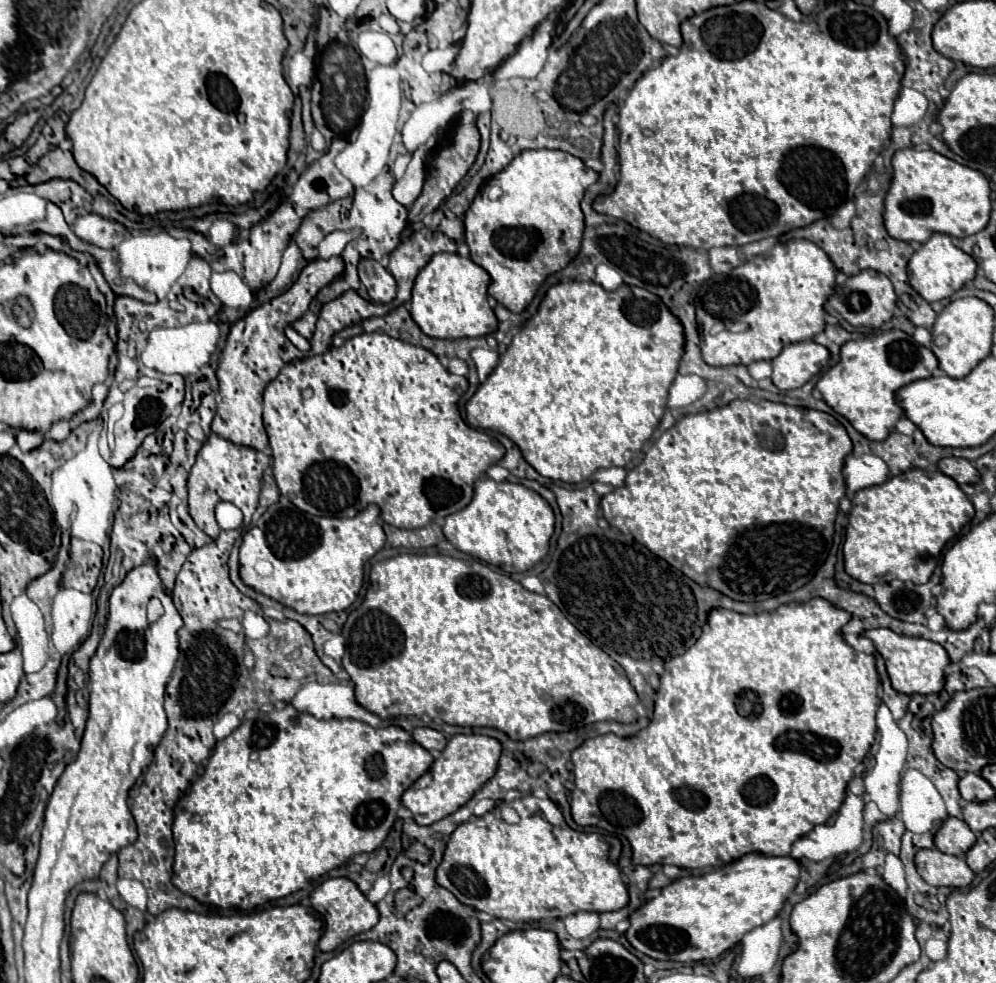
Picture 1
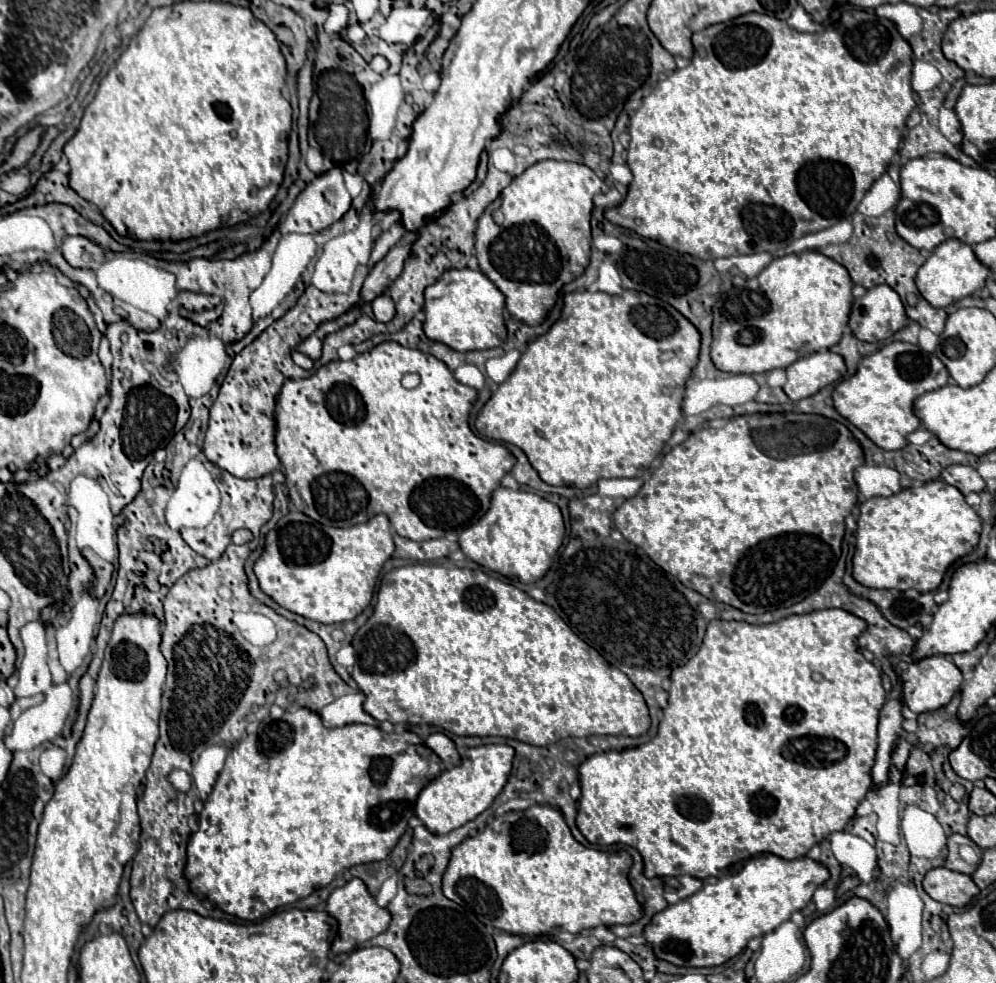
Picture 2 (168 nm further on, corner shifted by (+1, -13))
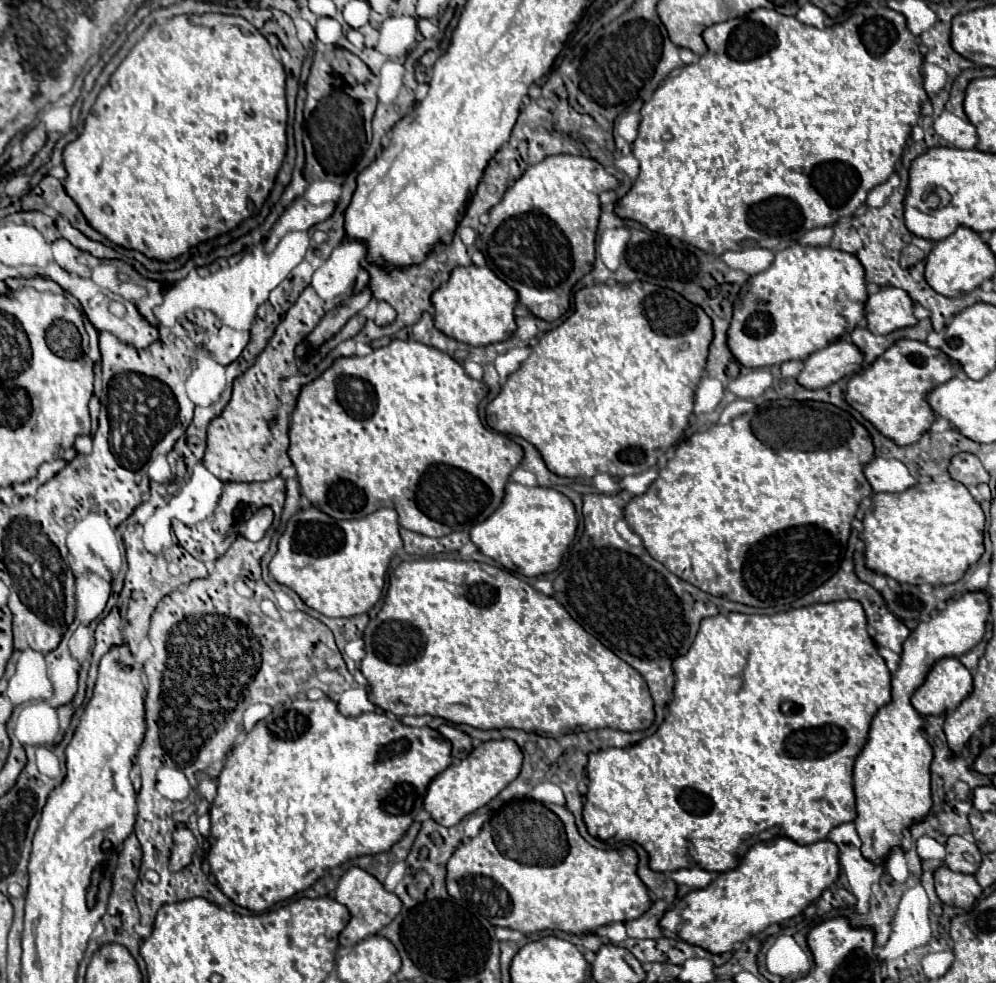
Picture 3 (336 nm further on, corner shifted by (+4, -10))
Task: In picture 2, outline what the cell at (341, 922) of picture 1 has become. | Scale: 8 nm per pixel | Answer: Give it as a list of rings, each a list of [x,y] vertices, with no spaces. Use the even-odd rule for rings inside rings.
[[[351,879],[347,885],[343,887],[337,887],[329,899],[327,899],[327,907],[325,911],[337,919],[339,923],[339,931],[337,931],[337,937],[335,941],[331,943],[331,951],[335,955],[339,953],[349,953],[353,951],[355,947],[359,947],[361,943],[377,937],[381,931],[385,931],[385,927],[389,925],[389,913],[387,909],[379,907],[375,903],[375,899],[371,897],[371,893],[367,891],[365,883],[361,879]]]

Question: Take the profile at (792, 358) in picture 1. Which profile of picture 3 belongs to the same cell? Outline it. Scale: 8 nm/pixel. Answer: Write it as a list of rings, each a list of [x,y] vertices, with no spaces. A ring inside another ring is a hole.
[[[838,340],[826,348],[810,354],[804,360],[804,370],[798,374],[798,382],[810,390],[826,388],[846,376],[860,370],[864,360],[862,350],[850,340]]]

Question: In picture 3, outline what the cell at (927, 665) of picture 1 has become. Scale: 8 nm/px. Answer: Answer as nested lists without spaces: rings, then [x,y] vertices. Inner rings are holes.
[[[942,658],[934,664],[926,682],[914,692],[912,706],[922,716],[938,716],[958,708],[970,692],[970,670],[958,658]]]

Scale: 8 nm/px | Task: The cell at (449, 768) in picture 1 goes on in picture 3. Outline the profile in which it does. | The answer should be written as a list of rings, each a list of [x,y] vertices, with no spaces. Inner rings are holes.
[[[490,740],[474,748],[474,752],[460,764],[448,766],[428,786],[424,808],[442,826],[456,826],[464,816],[486,806],[500,790],[504,790],[522,768],[522,750],[514,740]]]

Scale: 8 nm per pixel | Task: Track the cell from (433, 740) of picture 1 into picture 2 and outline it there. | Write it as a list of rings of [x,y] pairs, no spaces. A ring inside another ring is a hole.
[[[433,733],[433,735],[429,735],[427,739],[425,739],[425,745],[445,763],[445,765],[457,765],[457,763],[461,763],[461,759],[459,759],[459,753],[457,753],[457,747],[455,747],[455,743],[447,737],[447,735],[443,735],[443,733]]]

